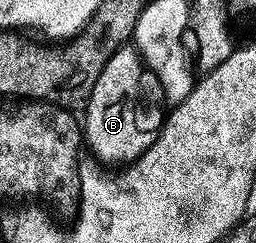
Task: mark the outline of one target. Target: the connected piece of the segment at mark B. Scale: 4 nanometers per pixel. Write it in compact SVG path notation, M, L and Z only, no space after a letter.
M133 46L117 50L109 58L109 66L101 70L97 86L85 109L85 144L91 147L96 161L103 166L130 166L157 142L165 123L165 101L159 79L147 69L147 64Z

